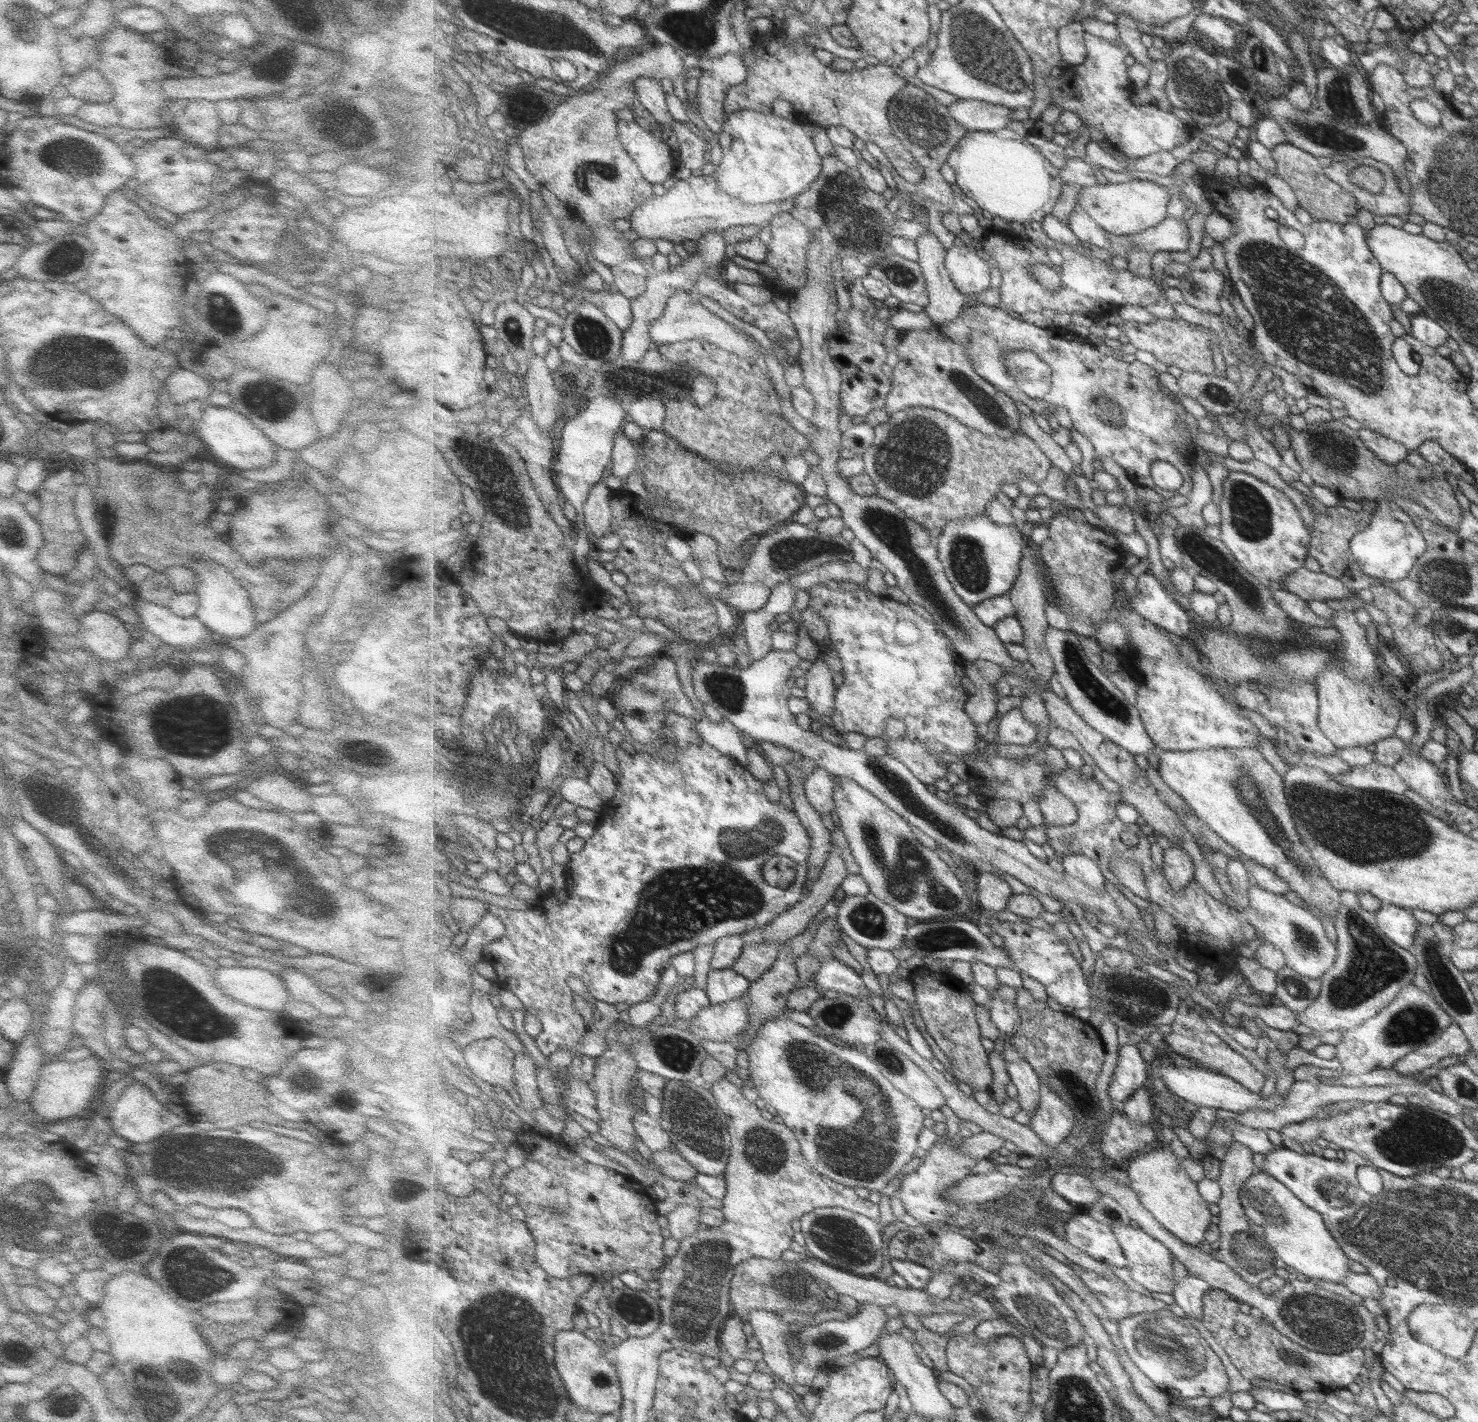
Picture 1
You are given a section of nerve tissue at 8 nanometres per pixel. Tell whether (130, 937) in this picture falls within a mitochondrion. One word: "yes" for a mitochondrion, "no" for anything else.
no

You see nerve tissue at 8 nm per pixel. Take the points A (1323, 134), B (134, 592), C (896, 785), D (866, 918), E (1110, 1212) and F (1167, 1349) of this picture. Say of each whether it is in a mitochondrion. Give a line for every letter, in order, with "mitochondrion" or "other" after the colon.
A: mitochondrion
B: other
C: mitochondrion
D: mitochondrion
E: mitochondrion
F: mitochondrion

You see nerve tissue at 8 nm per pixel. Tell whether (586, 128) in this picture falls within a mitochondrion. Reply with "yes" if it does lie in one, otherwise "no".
yes

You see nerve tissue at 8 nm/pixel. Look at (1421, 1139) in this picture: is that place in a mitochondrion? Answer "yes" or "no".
yes

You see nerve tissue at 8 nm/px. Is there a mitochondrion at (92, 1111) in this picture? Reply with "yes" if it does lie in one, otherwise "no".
no

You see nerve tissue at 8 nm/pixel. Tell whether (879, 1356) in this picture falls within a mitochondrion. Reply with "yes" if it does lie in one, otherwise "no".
no

